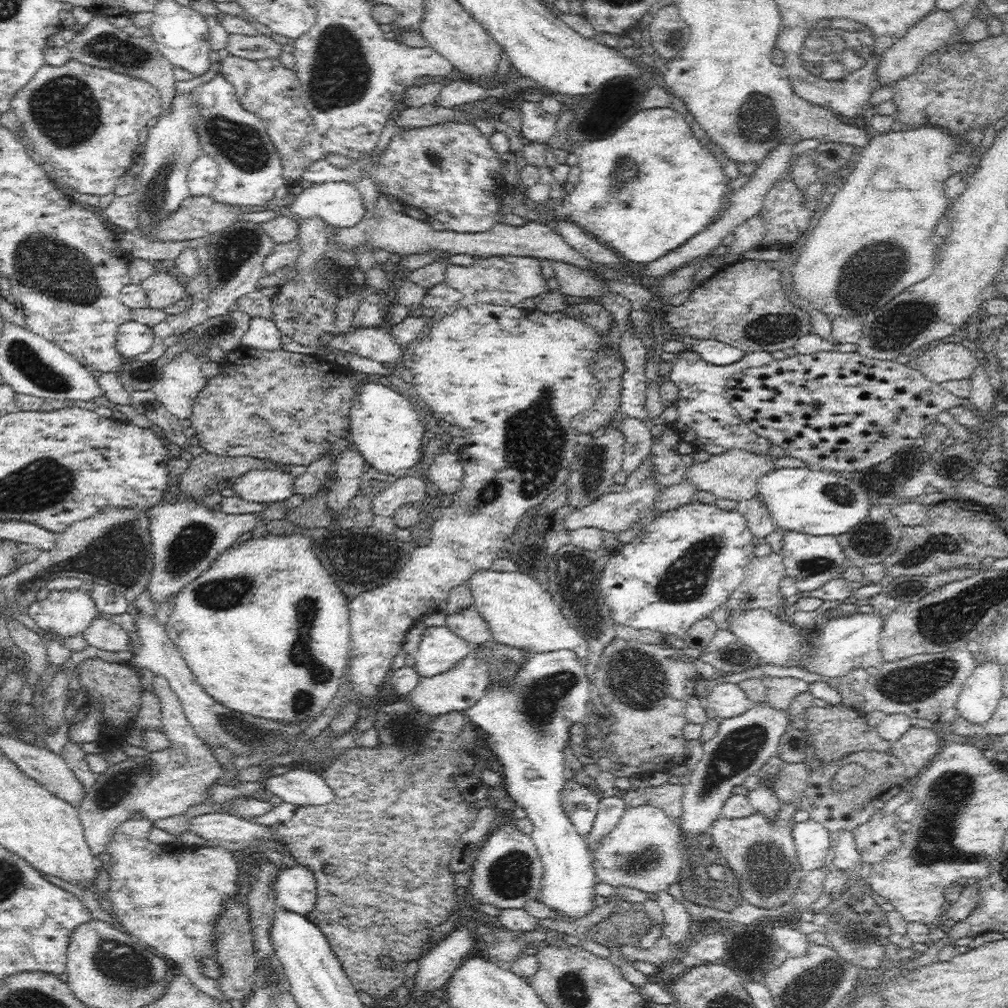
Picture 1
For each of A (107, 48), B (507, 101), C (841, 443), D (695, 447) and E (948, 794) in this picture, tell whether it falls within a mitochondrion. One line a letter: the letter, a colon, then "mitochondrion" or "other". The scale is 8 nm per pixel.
A: mitochondrion
B: other
C: other
D: other
E: mitochondrion

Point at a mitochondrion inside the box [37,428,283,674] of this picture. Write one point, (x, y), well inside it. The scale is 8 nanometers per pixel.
(119, 553)

